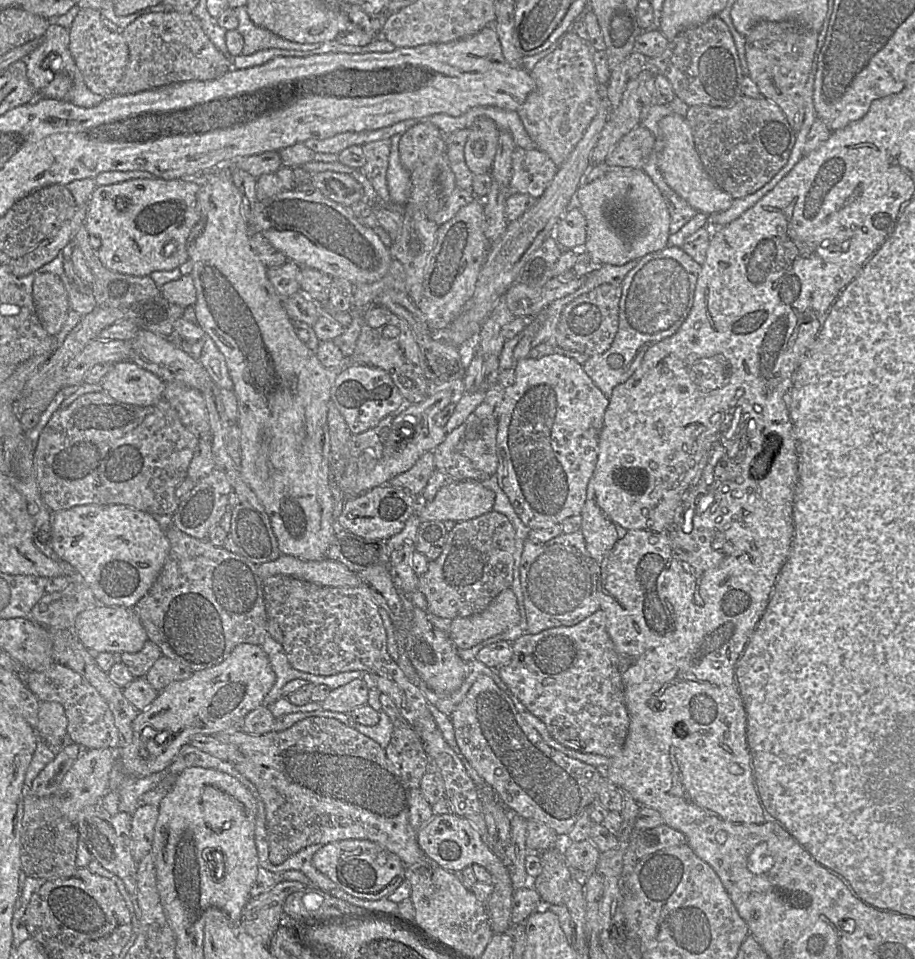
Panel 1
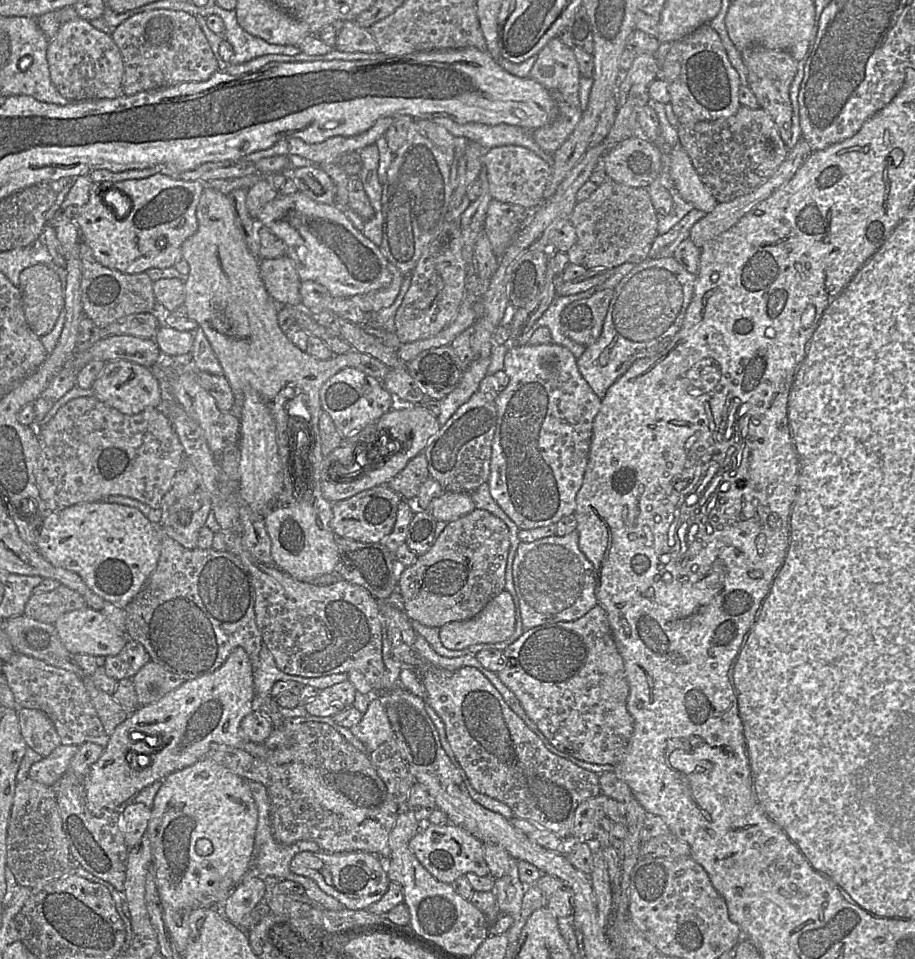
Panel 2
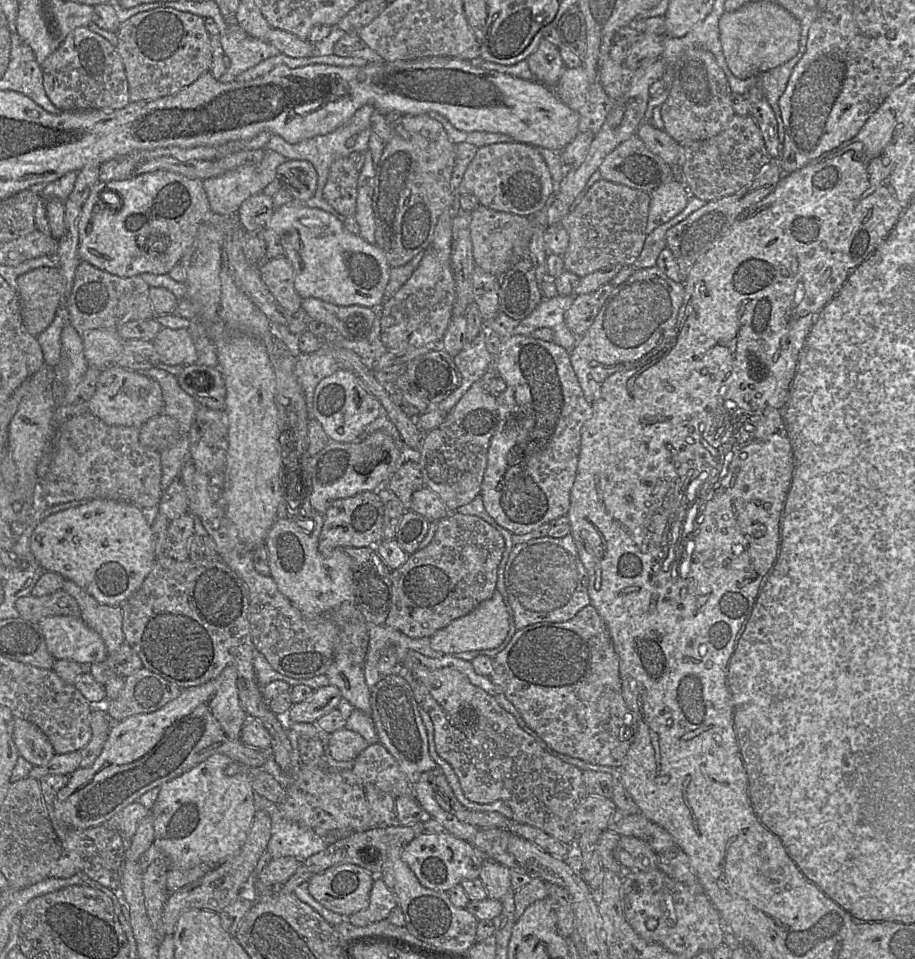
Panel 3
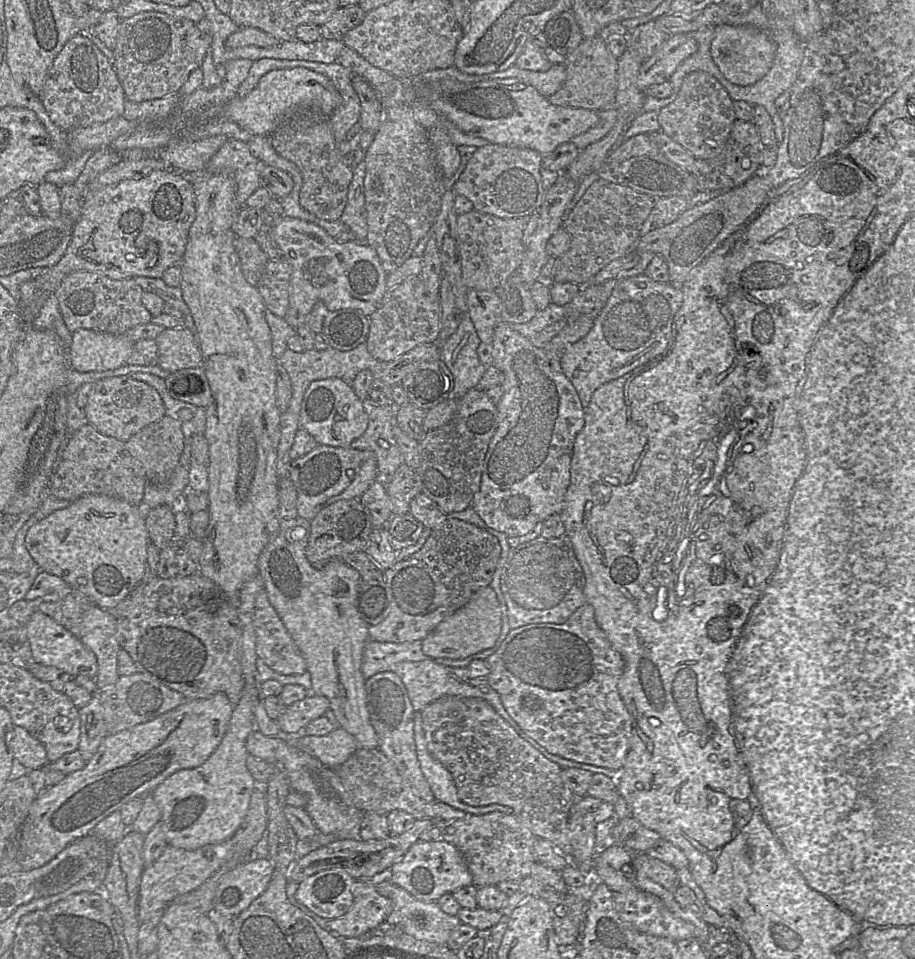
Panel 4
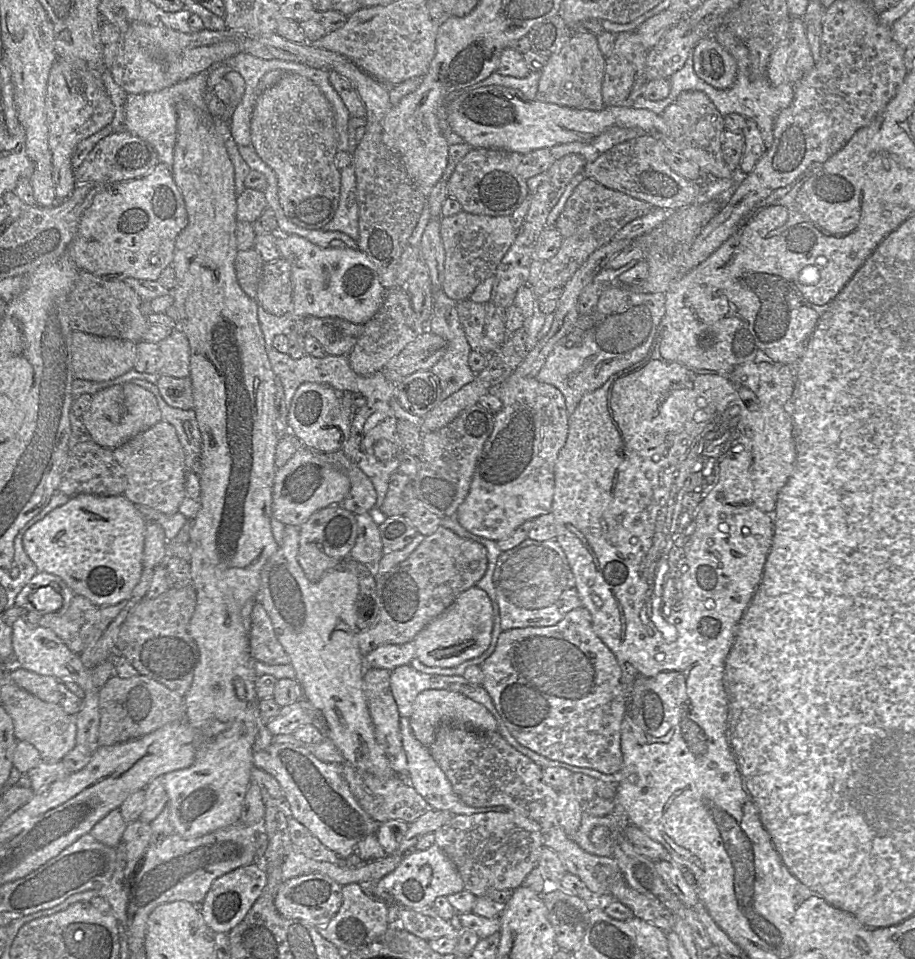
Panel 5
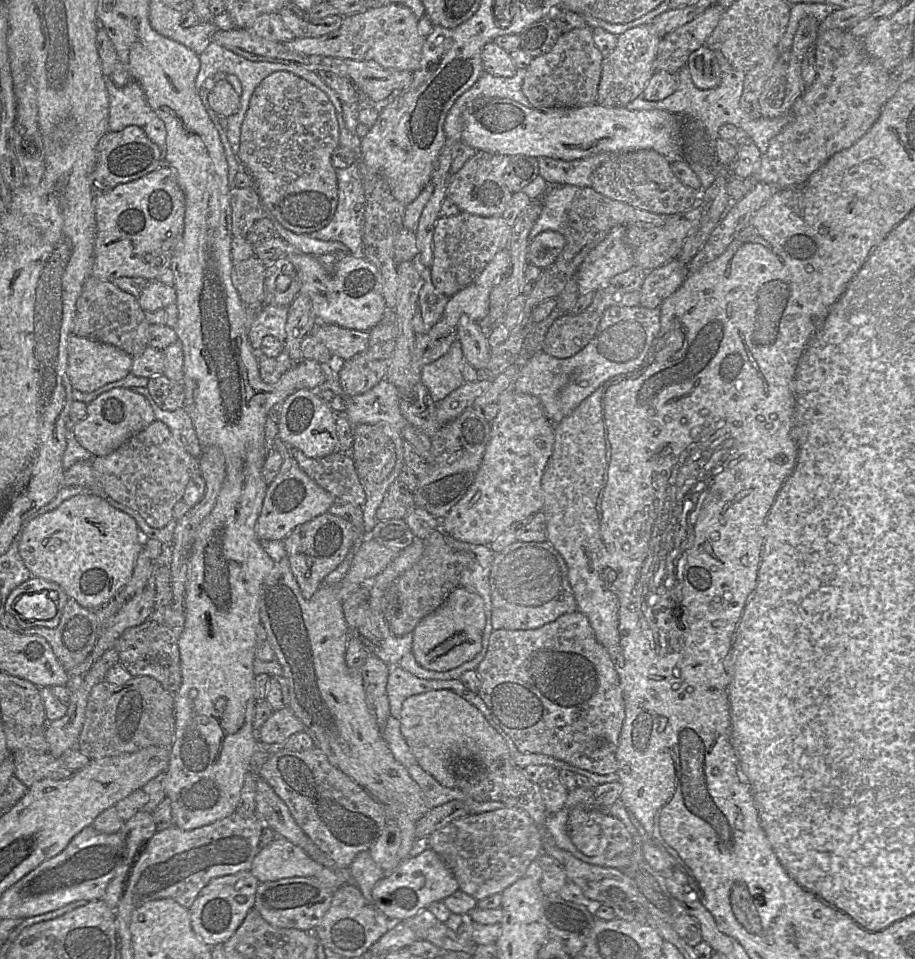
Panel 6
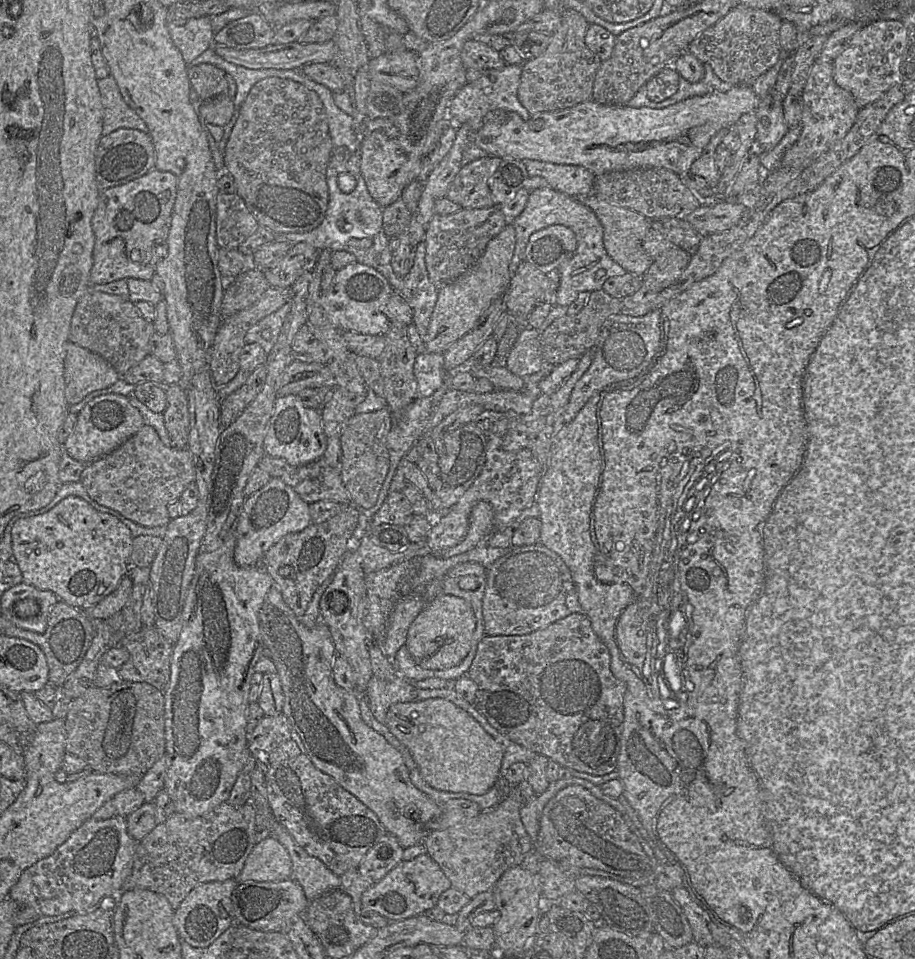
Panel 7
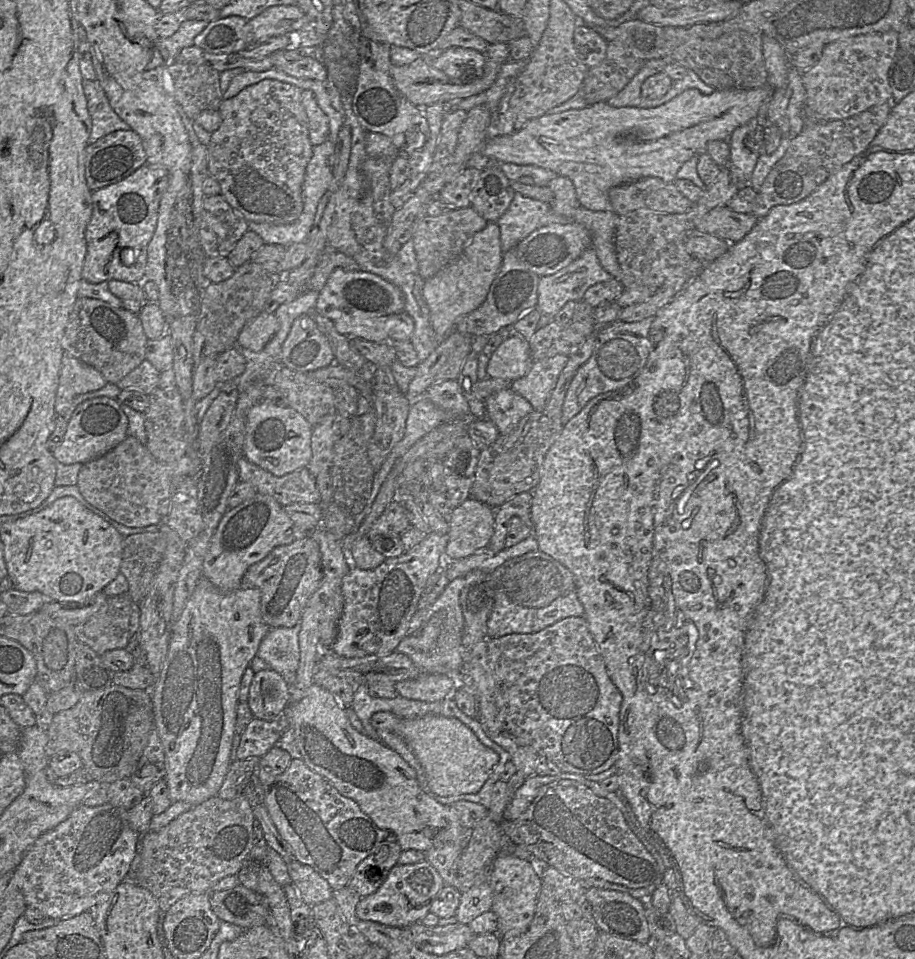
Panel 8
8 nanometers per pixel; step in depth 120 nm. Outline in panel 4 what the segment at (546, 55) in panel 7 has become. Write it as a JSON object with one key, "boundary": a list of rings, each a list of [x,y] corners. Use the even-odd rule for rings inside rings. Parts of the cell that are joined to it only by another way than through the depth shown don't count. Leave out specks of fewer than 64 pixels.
{"boundary":[[[601,37],[583,39],[566,56],[566,80],[562,87],[547,97],[555,106],[601,111],[613,106],[617,88],[617,59],[607,50]]]}

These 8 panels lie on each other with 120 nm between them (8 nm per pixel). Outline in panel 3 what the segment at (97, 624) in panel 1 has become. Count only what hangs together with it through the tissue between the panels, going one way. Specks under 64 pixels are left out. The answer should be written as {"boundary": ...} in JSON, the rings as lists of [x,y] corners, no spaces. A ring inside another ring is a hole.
{"boundary":[[[45,617],[38,622],[38,626],[47,650],[56,660],[67,659],[80,664],[92,664],[103,661],[107,656],[101,636],[80,617]]]}

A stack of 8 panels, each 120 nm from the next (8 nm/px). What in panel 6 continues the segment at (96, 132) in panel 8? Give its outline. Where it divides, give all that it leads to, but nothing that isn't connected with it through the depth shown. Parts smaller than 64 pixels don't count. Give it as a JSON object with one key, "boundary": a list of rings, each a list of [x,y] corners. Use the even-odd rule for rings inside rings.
{"boundary":[[[105,77],[105,85],[109,101],[108,131],[118,132],[132,125],[140,127],[159,148],[161,165],[166,165],[165,124],[149,106],[142,87],[136,81],[118,87],[110,77]]]}

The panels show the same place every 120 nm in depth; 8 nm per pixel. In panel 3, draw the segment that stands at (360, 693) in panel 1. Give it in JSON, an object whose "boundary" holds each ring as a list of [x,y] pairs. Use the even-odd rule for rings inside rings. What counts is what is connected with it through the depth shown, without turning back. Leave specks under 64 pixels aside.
{"boundary":[[[336,686],[321,687],[304,701],[293,704],[287,713],[287,719],[292,723],[313,723],[336,709],[342,699],[341,691]]]}

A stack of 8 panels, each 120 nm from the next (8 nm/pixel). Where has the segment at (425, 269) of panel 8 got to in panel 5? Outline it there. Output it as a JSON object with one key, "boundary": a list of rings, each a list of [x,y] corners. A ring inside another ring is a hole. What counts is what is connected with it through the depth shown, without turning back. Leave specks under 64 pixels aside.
{"boundary":[[[461,211],[448,217],[440,217],[439,223],[444,249],[440,288],[448,298],[461,301],[468,298],[481,282],[494,276],[518,231],[510,215],[489,216]]]}

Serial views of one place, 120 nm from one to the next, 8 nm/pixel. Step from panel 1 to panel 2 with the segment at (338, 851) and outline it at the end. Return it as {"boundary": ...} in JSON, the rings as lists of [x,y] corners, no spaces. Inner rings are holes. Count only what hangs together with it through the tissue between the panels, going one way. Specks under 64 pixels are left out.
{"boundary":[[[362,851],[300,852],[293,857],[290,869],[294,874],[314,880],[321,890],[337,899],[344,908],[350,910],[367,909],[371,904],[379,901],[391,882],[385,861],[374,854]]]}

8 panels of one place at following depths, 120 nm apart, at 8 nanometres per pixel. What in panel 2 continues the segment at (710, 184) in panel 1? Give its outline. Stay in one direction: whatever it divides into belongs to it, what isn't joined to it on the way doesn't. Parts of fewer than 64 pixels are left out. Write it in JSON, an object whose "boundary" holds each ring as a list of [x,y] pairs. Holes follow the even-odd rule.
{"boundary":[[[672,146],[670,151],[670,173],[681,197],[694,208],[711,212],[718,201],[708,191],[698,176],[691,159],[681,146]]]}

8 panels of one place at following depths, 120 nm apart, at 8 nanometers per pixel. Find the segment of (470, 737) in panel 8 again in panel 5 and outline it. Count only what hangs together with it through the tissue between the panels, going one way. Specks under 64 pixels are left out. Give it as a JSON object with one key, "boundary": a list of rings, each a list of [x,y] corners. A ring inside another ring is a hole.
{"boundary":[[[429,689],[418,694],[413,702],[409,720],[415,738],[426,747],[431,746],[438,728],[445,723],[465,726],[480,732],[497,731],[495,718],[482,704],[474,702],[458,692],[440,689]]]}

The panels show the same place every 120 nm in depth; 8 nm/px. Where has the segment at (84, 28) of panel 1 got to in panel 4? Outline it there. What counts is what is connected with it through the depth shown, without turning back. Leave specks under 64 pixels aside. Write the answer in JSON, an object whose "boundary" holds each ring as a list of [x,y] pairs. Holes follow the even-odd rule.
{"boundary":[[[83,33],[70,38],[54,59],[40,98],[53,124],[65,132],[121,116],[126,101],[111,60]]]}

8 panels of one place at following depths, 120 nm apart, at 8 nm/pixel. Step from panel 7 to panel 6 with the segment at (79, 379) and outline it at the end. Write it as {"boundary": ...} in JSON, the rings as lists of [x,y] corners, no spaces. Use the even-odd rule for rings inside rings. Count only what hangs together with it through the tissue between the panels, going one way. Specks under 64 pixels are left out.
{"boundary":[[[73,333],[68,337],[68,377],[75,390],[89,393],[121,380],[130,373],[132,364],[133,358],[113,345],[78,337]]]}

